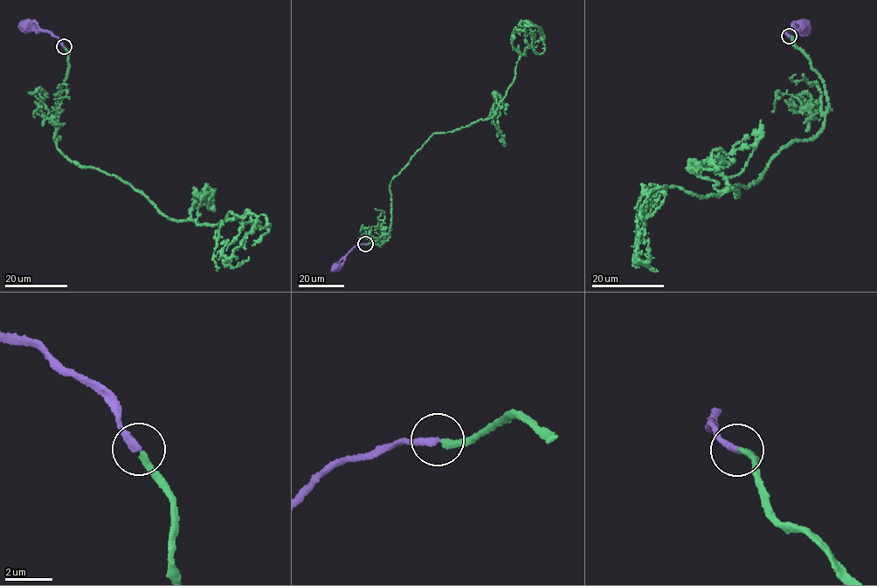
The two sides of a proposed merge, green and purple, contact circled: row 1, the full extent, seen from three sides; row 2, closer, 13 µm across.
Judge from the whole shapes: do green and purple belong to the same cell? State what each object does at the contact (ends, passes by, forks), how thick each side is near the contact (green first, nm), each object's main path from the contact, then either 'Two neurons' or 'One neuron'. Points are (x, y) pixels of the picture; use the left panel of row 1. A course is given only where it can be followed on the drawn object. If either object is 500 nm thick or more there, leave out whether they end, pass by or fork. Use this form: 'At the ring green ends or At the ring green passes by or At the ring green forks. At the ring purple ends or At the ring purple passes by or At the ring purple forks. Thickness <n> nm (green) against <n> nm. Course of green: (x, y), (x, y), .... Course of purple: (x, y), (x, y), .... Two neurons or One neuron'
At the ring green ends. At the ring purple ends. Thickness 280 nm (green) against 280 nm. Course of green: (64, 46), (58, 150), (168, 217), (217, 224), (246, 210), (223, 254), (235, 267), (249, 257). Course of purple: (63, 46), (54, 35), (40, 30), (37, 23), (28, 25). One neuron

